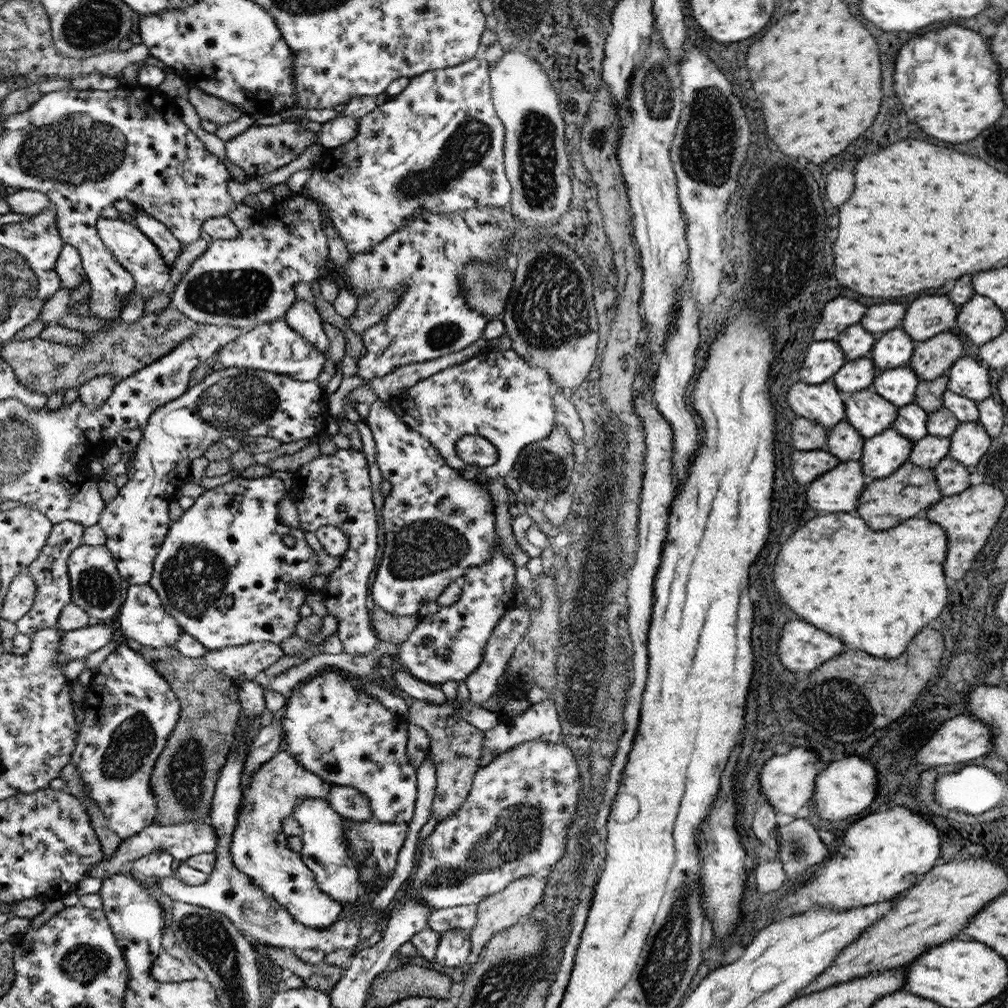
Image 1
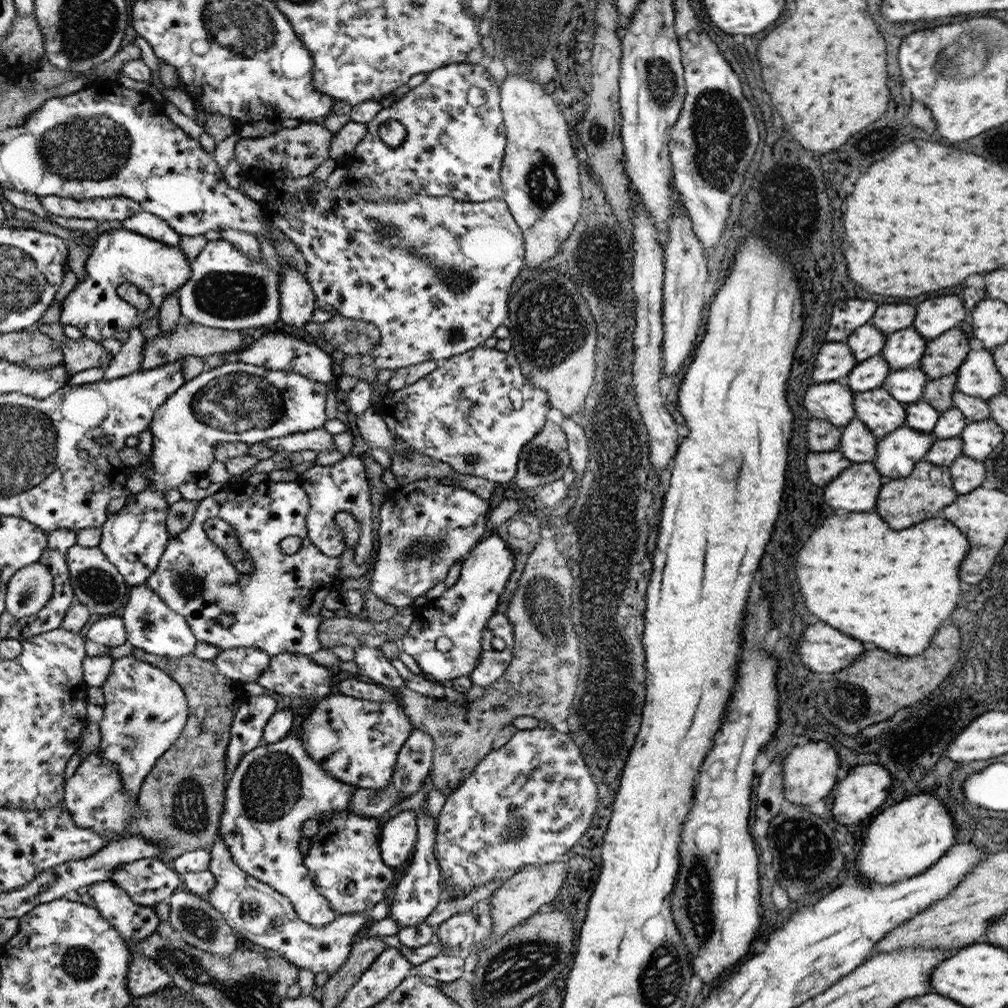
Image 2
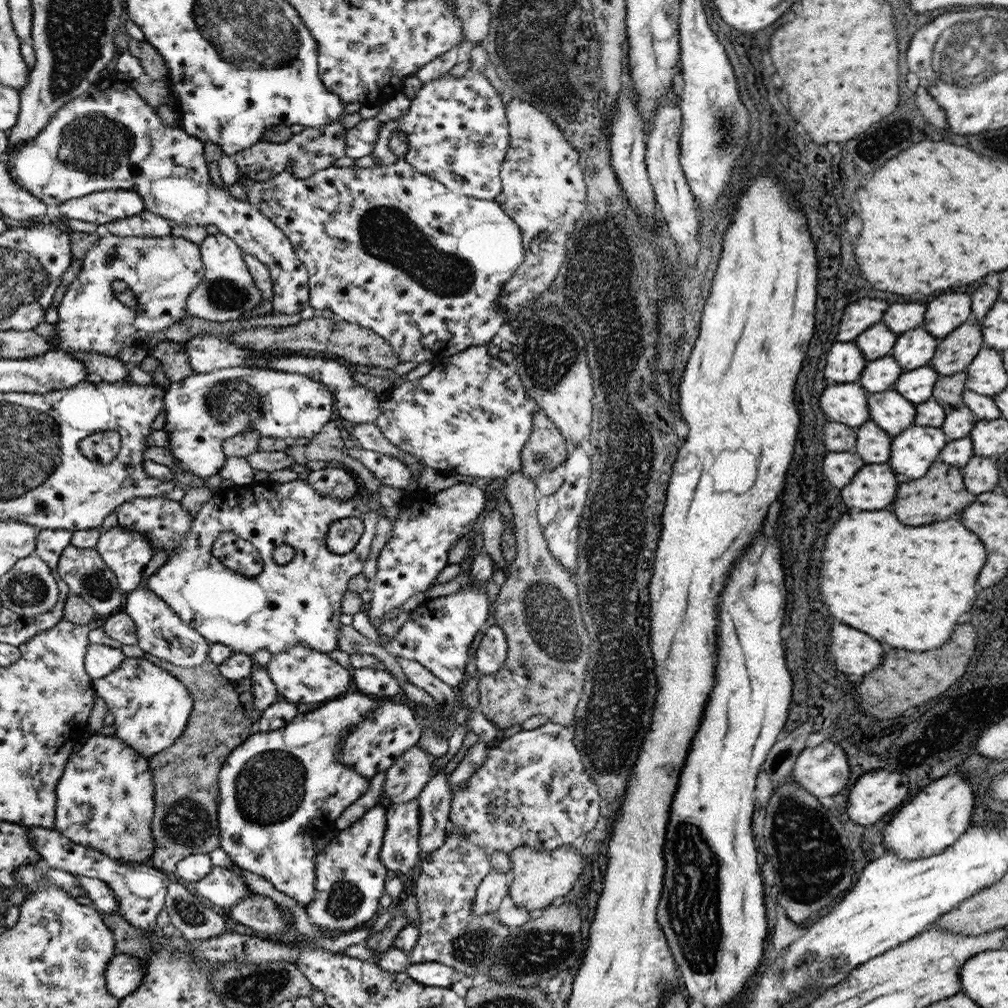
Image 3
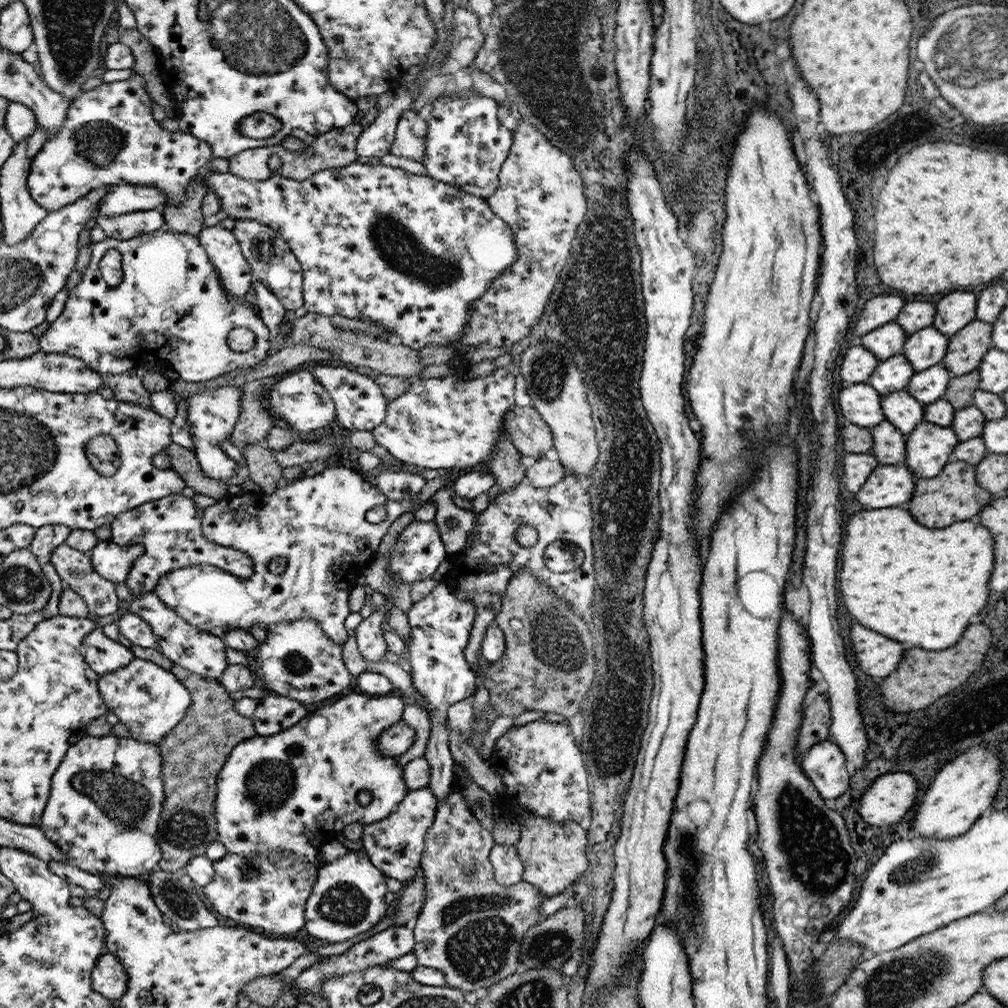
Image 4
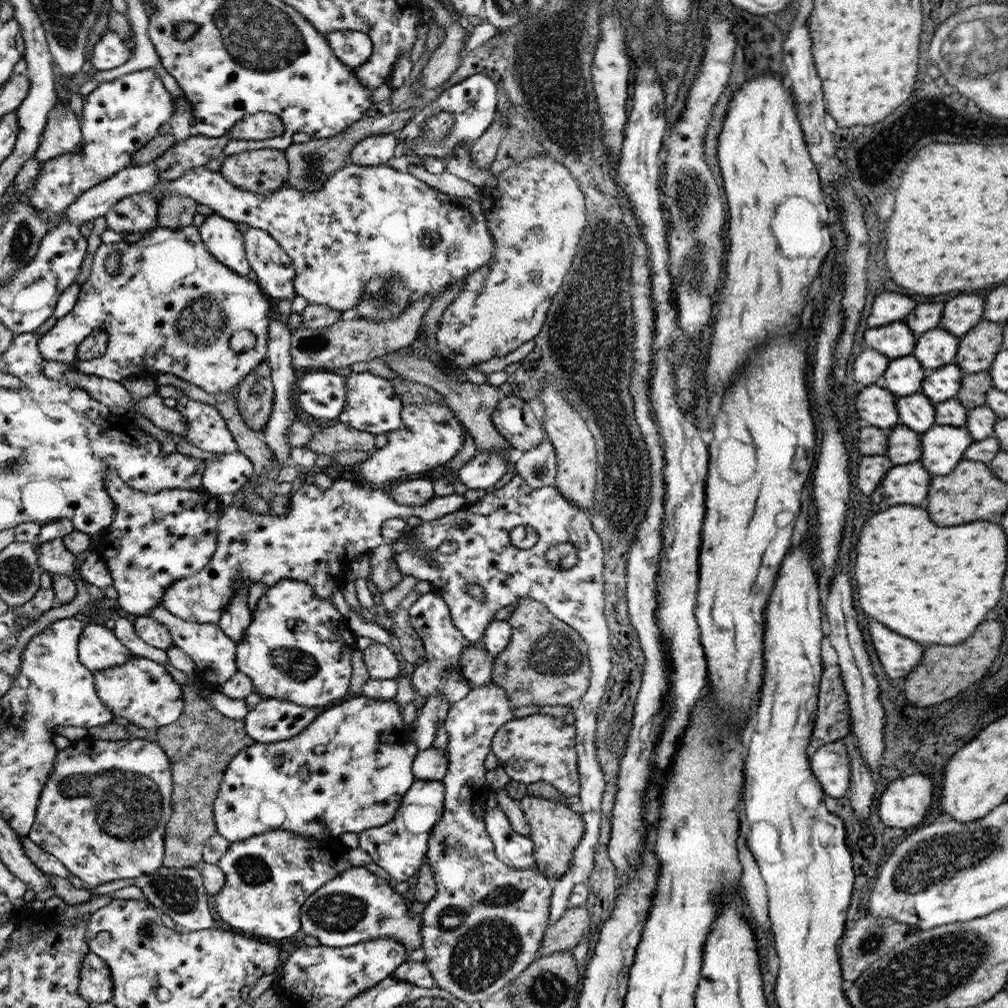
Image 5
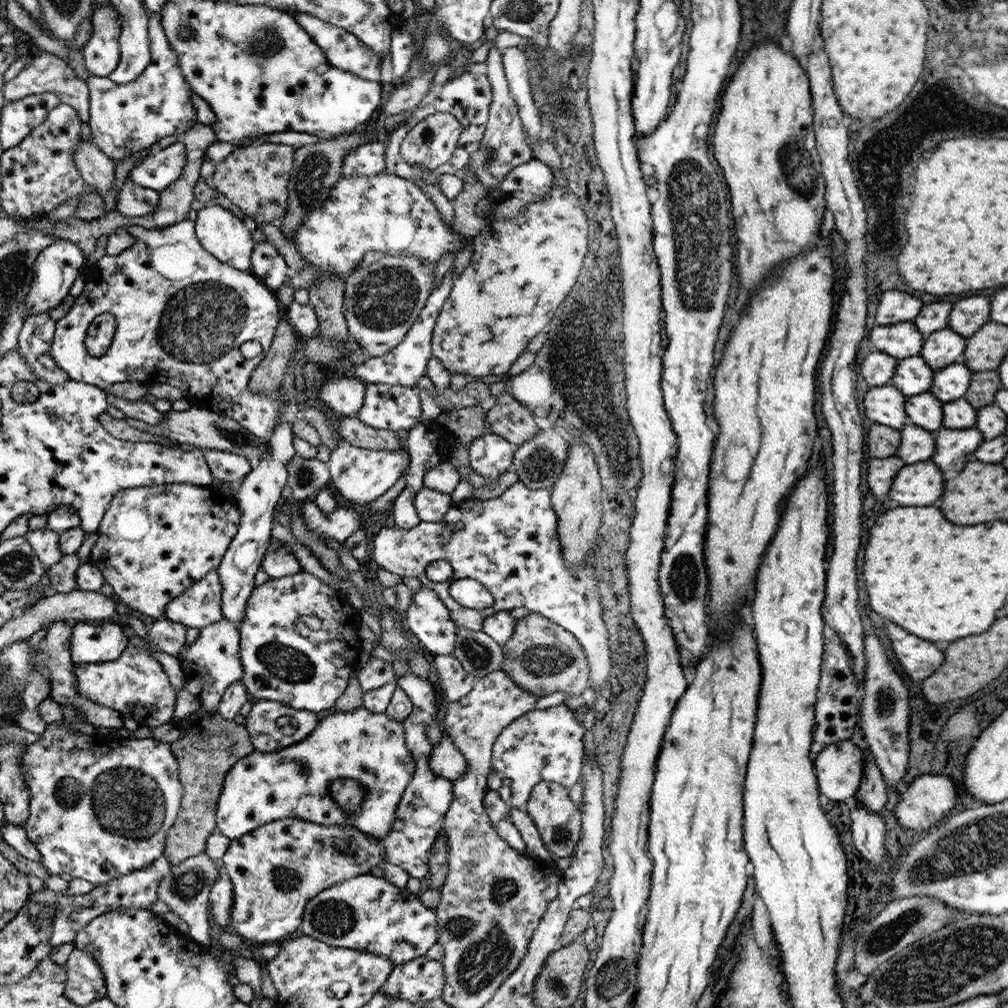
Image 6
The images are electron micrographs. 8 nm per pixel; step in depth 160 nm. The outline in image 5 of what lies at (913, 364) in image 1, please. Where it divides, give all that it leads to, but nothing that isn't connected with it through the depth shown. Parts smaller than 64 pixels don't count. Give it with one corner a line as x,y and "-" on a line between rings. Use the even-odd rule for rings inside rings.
982,320
959,339
959,347
954,363
964,374
982,372
991,368
995,356
1001,351
1003,341
1003,324

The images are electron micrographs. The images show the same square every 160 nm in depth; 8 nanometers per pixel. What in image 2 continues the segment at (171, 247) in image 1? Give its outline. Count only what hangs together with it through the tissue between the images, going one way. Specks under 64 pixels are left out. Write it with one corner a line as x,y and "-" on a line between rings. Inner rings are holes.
144,210
123,220
122,226
124,229
141,233
142,236
153,237
154,240
170,246
178,245
181,239
181,234
178,234
165,220

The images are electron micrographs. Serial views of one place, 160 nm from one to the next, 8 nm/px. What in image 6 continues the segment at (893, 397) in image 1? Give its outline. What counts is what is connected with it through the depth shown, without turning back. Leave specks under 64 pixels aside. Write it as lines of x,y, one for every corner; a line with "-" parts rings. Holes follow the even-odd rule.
963,362
949,364
935,371
930,392
943,403
950,403
965,396
973,372

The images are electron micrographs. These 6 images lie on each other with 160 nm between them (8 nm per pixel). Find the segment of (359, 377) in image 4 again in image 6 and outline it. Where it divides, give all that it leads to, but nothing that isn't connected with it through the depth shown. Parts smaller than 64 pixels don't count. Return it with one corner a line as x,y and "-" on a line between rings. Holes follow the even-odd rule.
366,383
365,402
358,414
355,414
368,426
382,430
410,430
419,423
422,418
420,411
421,399
418,388
408,388
390,384
369,384

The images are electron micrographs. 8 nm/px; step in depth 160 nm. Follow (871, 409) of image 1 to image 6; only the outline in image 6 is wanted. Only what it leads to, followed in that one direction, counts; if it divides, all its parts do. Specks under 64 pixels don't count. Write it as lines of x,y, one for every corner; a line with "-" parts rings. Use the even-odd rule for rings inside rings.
931,392
907,397
905,411
908,422
936,432
943,426
943,402

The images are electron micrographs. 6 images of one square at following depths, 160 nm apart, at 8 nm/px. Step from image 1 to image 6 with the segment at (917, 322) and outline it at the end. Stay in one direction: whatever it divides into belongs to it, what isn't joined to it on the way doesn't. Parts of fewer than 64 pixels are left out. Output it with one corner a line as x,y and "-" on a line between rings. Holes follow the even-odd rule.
972,296
964,298
952,308
948,318
949,328
967,338
990,321
990,298

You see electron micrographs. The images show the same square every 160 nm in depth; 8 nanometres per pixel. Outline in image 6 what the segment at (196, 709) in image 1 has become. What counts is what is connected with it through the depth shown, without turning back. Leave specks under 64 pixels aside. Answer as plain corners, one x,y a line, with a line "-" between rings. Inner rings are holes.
200,708
188,717
176,722
184,730
177,742
170,744
178,752
180,777
184,782
184,801
174,828
170,827
170,840
166,840
166,858
170,864
179,865
186,859
204,853
207,838
217,828
218,796
225,786
225,776
241,758
254,750
252,738
245,725
226,720
220,713

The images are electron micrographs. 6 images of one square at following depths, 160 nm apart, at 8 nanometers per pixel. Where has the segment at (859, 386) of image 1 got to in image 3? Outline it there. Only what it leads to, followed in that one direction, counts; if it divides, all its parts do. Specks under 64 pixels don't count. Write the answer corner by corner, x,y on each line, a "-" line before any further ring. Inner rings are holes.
890,355
868,361
860,376
864,390
876,393
894,389
898,377
903,373
896,359

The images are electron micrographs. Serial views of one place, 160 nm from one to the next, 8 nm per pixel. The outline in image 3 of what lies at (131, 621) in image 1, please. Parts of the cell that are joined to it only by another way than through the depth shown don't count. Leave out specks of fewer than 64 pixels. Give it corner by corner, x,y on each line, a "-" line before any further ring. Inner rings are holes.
146,586
130,591
124,612
128,613
136,623
139,640
137,644
147,653
147,657
160,659
182,668
203,666
209,660
211,642
188,626
162,598

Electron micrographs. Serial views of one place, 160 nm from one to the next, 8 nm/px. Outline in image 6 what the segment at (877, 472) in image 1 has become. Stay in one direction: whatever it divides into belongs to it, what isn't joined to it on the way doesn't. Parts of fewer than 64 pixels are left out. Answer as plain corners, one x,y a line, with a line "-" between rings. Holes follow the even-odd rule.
942,426
935,432
936,448
930,460
945,476
960,473
984,440
975,427
952,429

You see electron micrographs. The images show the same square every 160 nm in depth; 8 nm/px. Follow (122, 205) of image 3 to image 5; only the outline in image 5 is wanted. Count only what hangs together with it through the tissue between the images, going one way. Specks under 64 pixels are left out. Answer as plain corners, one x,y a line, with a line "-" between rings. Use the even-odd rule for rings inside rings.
346,164
334,174
328,176
328,180
324,183
322,190
303,192
303,190
294,188
287,182
277,191
269,192
268,194
259,194
259,192
250,192
249,189
238,188
232,181
226,180
222,173
214,172
213,169
209,169
207,166
194,167
192,170
185,172
180,179
173,181
162,180
160,183
157,183
152,190
149,190
149,193
155,196
158,204
168,193
180,193
190,196
196,202
206,204
206,206
212,208
213,212
217,215
226,217
228,220
234,221
237,224
248,224
250,227
260,228
271,233
274,238
280,242
281,247
289,253
294,266
296,266
296,276
294,280
296,293
303,296
309,304
326,305
337,310
340,314
345,310
352,310
357,307
359,300
365,295
365,292
368,291
369,280
374,277
386,279
387,283
388,280
390,280
390,283
394,281
404,281
404,286
406,286
411,294
411,304
424,295
432,295
434,300
438,295
444,294
444,292
448,290
448,286
453,282
460,281
460,286
462,287
463,284
465,284
465,278
468,275
472,275
474,271
480,270
486,263
489,263
489,260
493,259
496,252
496,239
494,239
492,229
489,228
488,219
481,203
474,200
467,201
464,198
441,193
438,189
429,186
412,174
393,169
389,167
388,164
374,166

